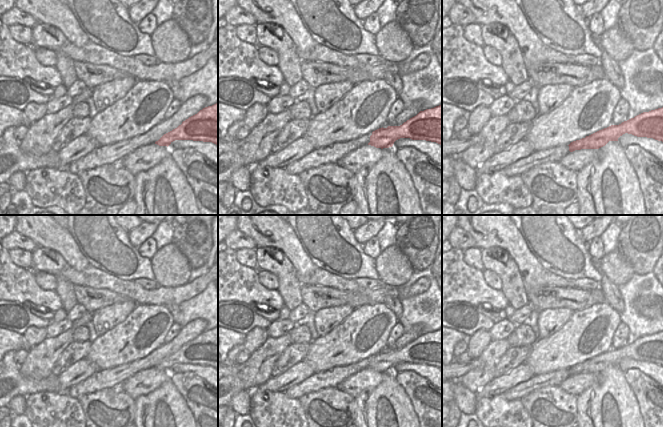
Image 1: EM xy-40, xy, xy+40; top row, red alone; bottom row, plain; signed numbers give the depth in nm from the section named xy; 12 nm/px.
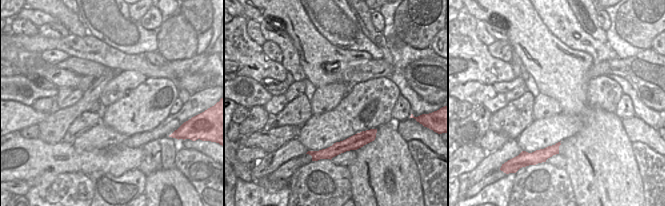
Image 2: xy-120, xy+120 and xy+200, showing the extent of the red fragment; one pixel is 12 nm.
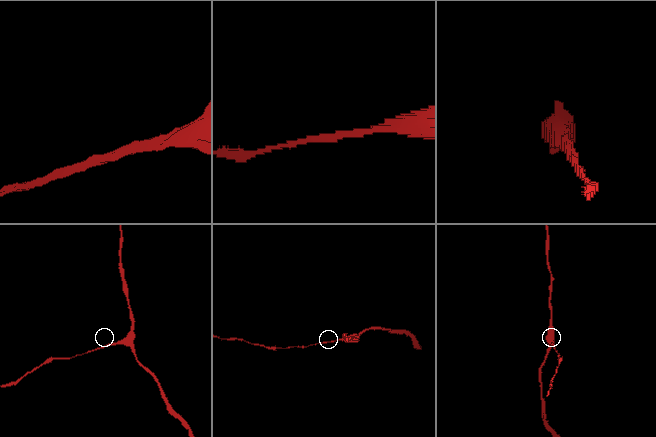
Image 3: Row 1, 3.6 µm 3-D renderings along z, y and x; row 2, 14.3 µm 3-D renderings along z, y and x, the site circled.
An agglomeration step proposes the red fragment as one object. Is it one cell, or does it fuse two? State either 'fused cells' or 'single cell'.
single cell

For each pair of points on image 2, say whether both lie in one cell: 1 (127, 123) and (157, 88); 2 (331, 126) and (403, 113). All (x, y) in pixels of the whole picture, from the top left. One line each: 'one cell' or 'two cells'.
1: one cell
2: two cells

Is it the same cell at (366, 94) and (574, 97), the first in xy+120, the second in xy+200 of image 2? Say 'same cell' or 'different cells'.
different cells

